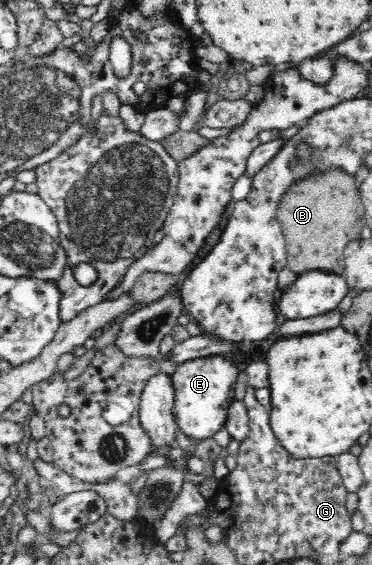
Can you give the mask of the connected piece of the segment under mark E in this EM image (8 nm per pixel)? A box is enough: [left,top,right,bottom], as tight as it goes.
[170,355,238,441]

